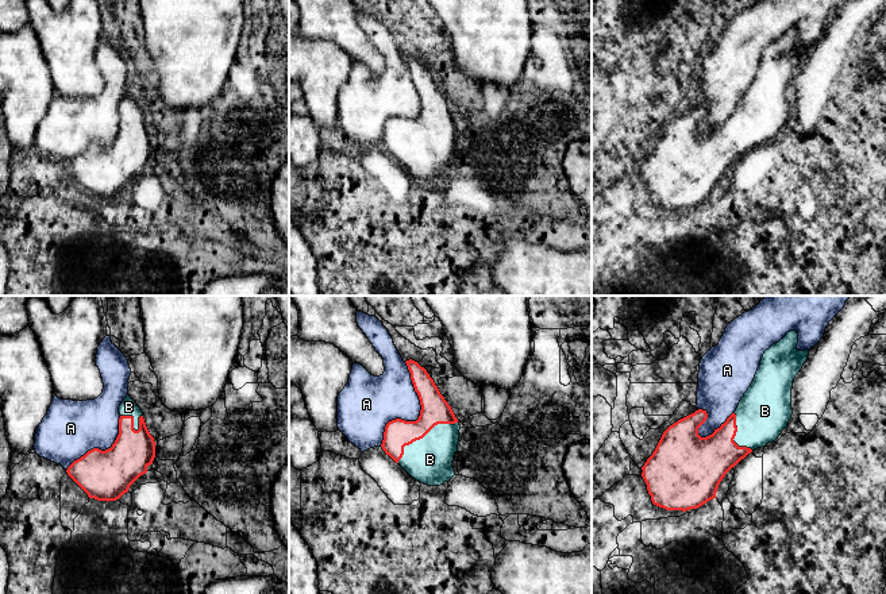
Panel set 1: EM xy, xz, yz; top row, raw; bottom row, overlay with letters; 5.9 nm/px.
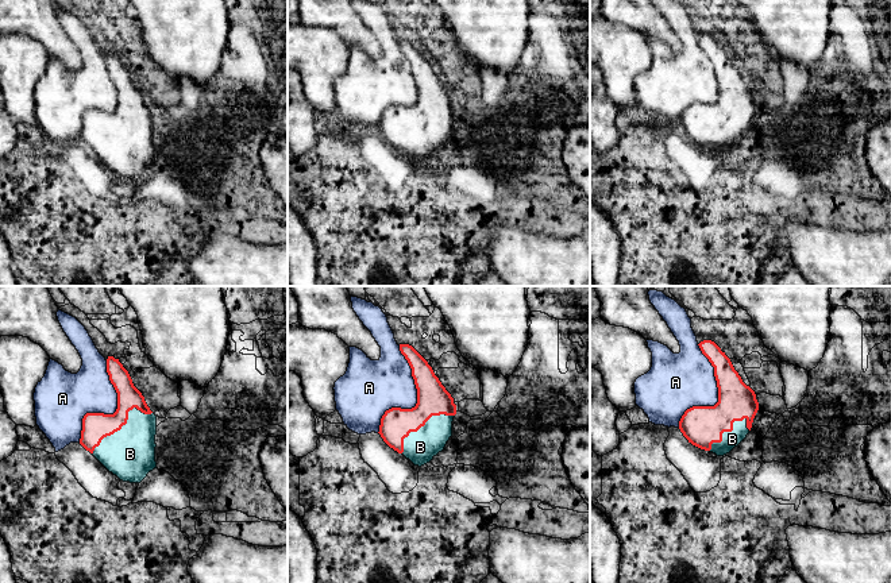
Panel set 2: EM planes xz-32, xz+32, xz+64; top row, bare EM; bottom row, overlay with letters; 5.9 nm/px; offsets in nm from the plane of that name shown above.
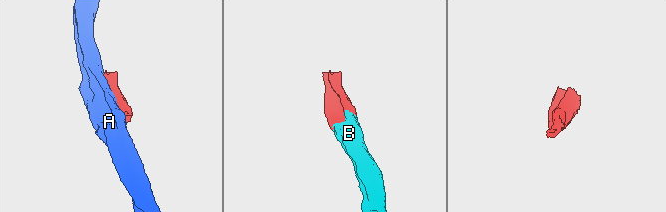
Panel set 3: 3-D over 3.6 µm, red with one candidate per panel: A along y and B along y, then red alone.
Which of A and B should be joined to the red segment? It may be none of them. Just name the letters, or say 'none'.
B

